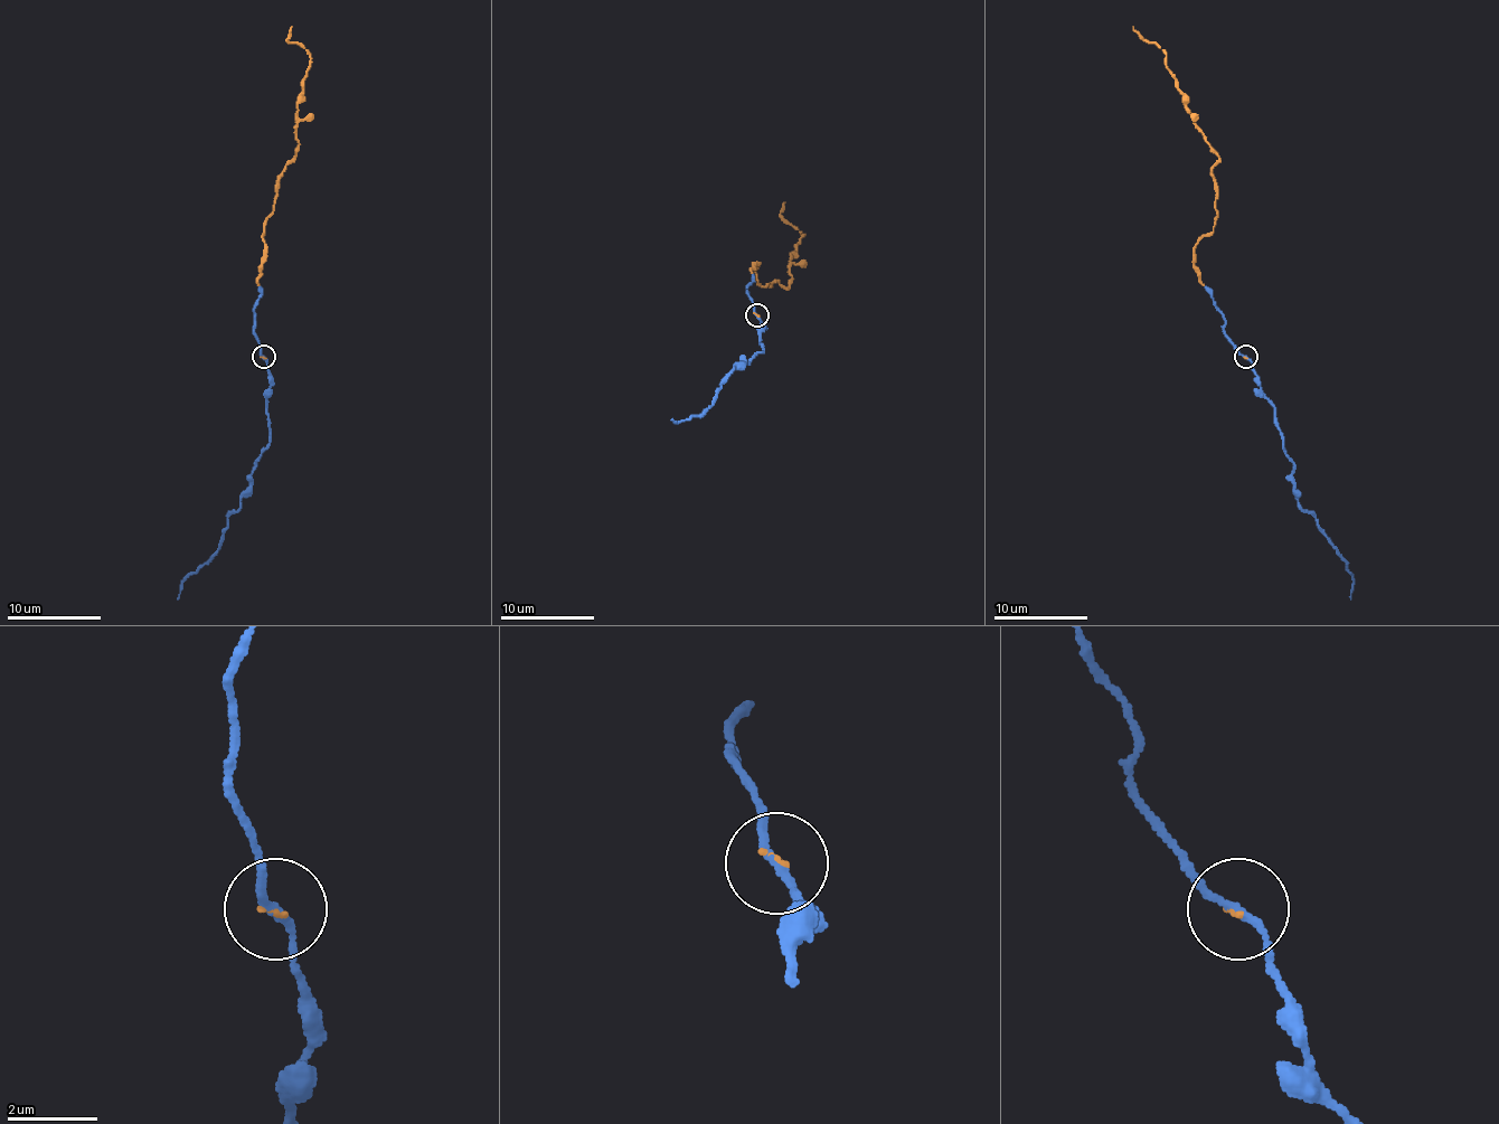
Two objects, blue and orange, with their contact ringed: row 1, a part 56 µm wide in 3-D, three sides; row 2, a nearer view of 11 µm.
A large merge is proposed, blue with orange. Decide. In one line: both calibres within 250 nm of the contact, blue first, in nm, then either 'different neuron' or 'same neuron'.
160 nm thick on the blue side, 70 nm on the other; same neuron

